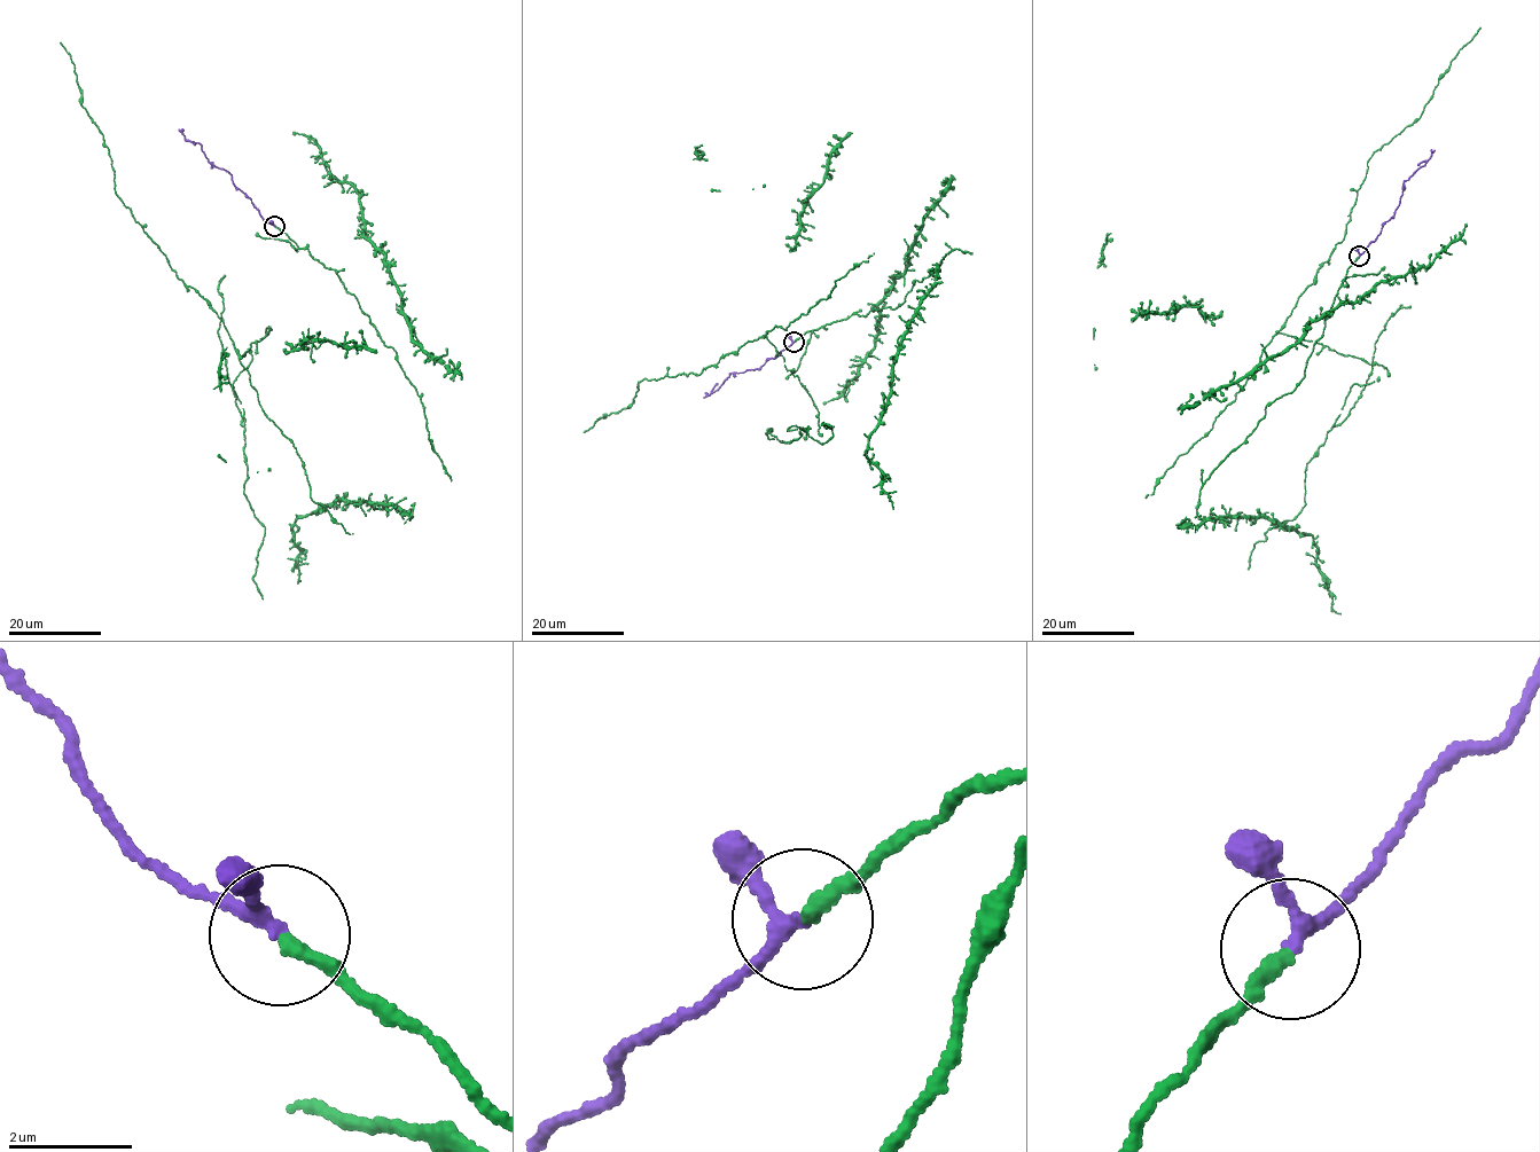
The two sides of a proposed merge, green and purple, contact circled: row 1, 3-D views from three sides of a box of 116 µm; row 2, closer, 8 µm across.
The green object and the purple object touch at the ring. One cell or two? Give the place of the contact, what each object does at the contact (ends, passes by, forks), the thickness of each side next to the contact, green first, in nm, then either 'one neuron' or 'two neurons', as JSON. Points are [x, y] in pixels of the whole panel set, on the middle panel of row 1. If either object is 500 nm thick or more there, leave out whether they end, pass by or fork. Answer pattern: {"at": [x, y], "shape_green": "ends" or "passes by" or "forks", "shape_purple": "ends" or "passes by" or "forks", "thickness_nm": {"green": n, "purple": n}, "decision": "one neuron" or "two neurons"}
{"at": [794, 342], "shape_green": "ends", "shape_purple": "passes by", "thickness_nm": {"green": 240, "purple": 200}, "decision": "one neuron"}

